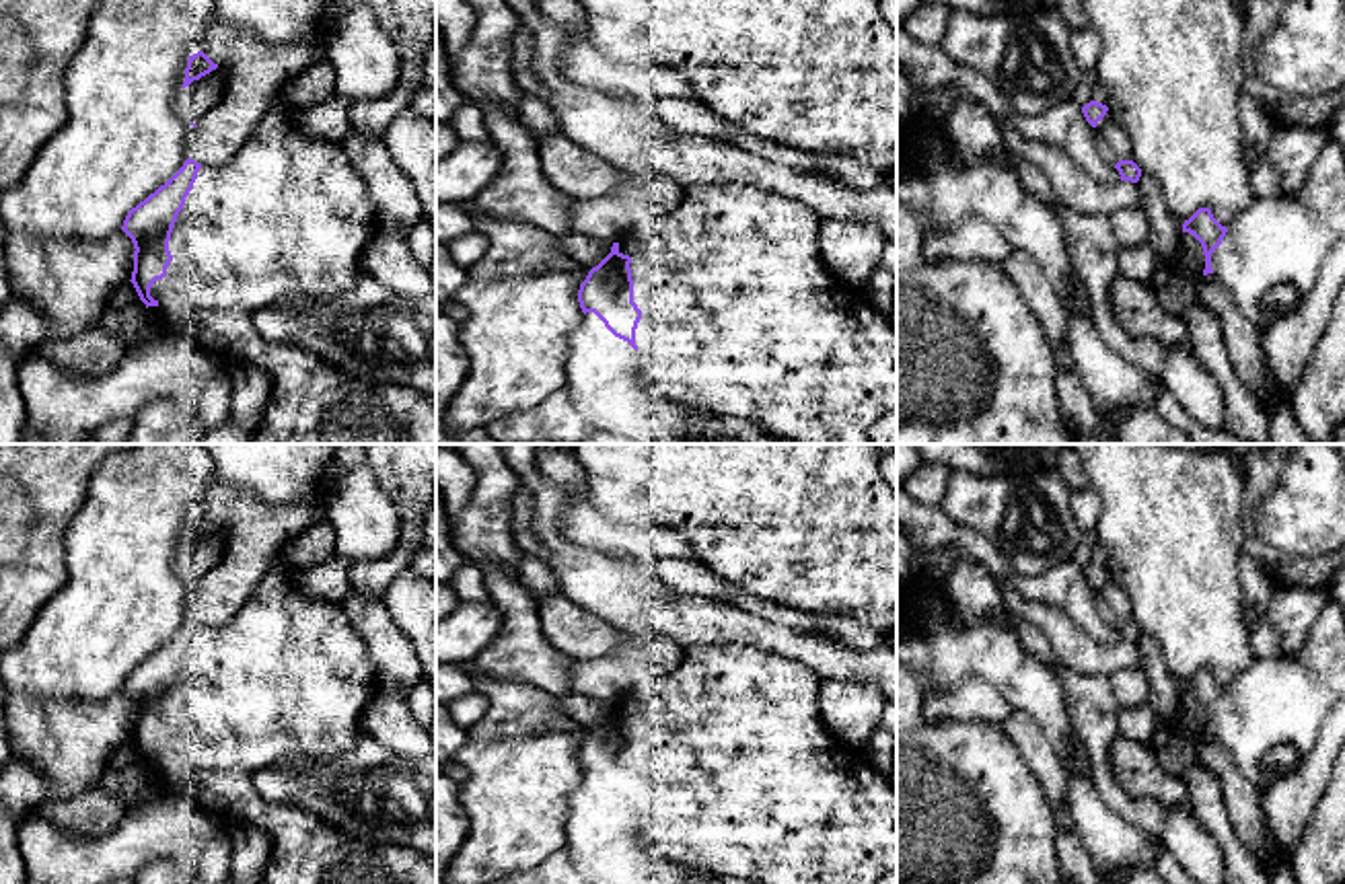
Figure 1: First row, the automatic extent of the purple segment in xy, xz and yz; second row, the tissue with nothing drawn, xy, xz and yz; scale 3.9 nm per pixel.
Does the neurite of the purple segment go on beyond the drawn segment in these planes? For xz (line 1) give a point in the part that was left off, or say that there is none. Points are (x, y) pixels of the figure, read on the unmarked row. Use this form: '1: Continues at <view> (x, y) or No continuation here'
1: No continuation here

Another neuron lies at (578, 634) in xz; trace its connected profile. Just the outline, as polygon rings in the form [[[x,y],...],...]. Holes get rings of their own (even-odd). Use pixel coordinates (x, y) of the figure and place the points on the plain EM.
[[[564,594],[537,600],[541,631],[570,660],[592,662],[613,658],[621,633],[592,613],[582,611]]]

